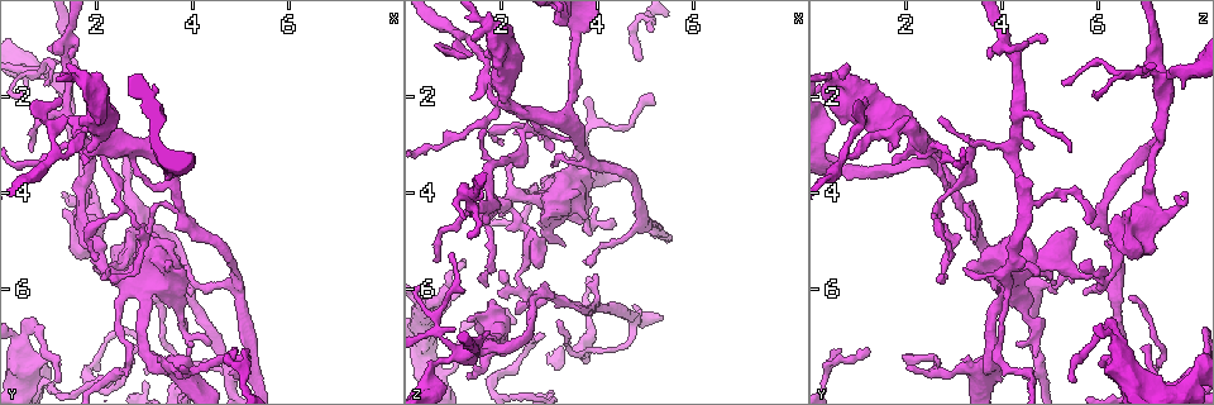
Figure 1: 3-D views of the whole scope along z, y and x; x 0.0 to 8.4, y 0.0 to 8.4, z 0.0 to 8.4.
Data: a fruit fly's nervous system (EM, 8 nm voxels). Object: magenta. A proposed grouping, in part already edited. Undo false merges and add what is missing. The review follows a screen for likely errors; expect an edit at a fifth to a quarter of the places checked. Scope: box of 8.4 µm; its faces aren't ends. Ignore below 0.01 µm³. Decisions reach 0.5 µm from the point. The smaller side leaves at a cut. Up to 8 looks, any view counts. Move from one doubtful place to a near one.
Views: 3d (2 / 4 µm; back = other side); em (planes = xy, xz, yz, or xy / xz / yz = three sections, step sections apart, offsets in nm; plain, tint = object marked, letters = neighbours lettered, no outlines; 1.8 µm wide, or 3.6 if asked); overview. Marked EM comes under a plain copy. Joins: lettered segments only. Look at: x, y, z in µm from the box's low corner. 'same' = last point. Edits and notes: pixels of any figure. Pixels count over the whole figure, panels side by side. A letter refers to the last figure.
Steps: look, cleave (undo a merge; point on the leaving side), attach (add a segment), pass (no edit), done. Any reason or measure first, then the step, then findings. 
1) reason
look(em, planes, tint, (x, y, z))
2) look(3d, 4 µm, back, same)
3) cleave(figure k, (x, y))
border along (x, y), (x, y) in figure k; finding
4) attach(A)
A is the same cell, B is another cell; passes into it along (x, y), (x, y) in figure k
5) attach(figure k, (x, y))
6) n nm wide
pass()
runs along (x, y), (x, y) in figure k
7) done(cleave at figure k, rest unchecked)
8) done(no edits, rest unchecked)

free end
look(em, xy, step 8, tint, (3.25, 7.50, 3.20))

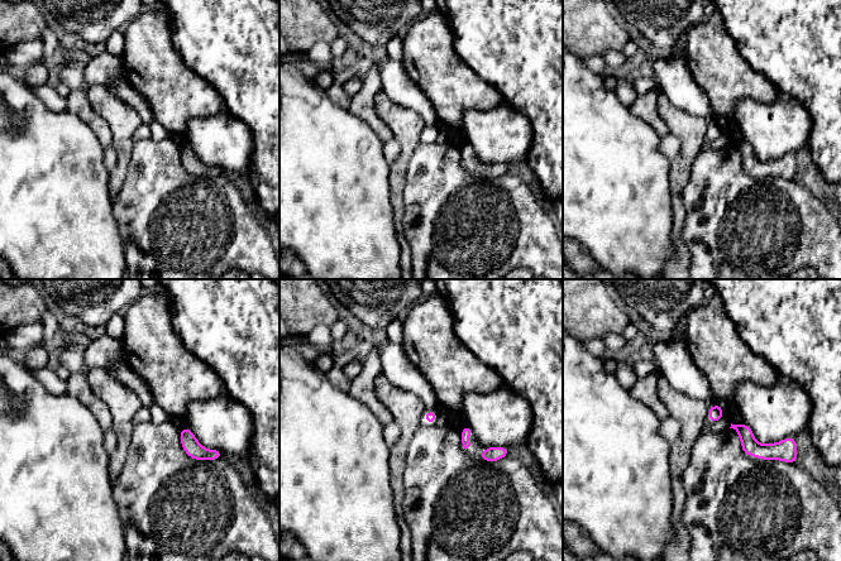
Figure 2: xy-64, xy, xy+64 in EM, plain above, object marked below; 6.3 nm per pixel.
another direction
look(em, planes, letters, same)

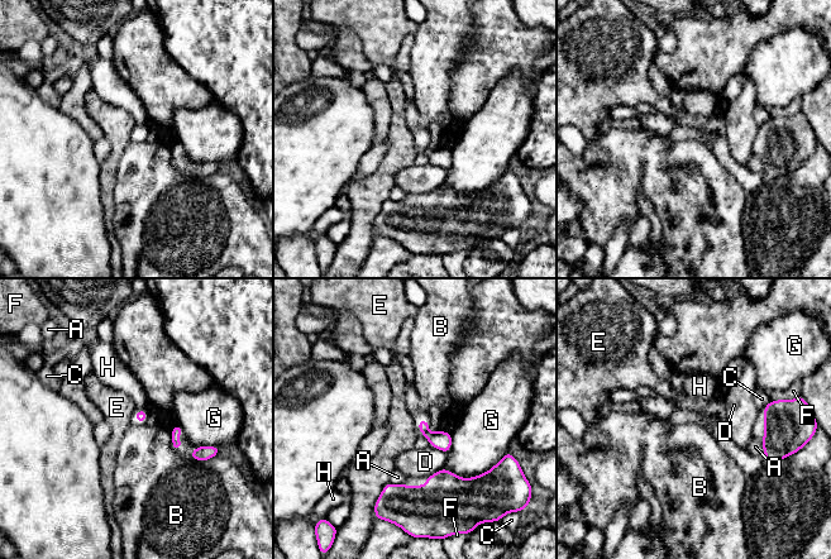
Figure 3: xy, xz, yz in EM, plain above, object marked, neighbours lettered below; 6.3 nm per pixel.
pass()
A, B, C, D, E, F, G and H are other cells; border along (388, 482), (377, 500) in figure 3; no lettered segment goes on from it

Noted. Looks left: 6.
branch stops here
look(em, planes, letters, (5.15, 7.40, 1.95))

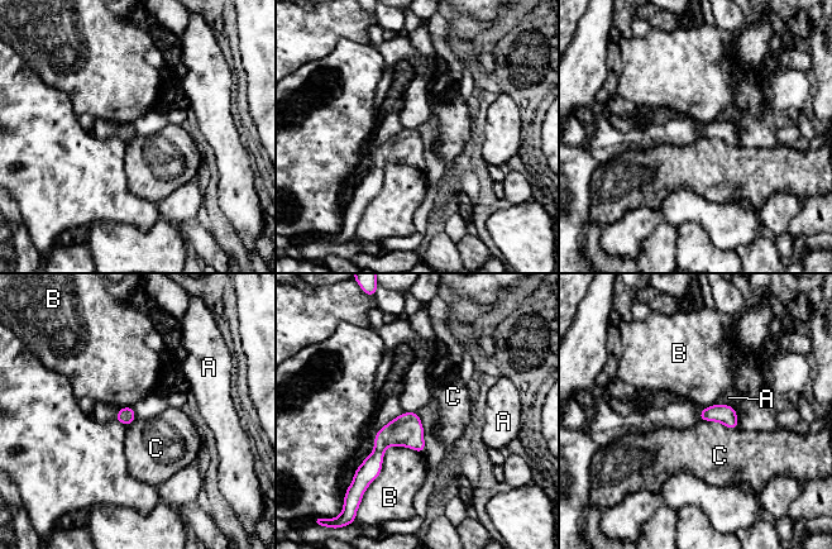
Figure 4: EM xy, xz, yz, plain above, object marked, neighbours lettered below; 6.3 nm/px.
pass()
A, B and C are other cells; border along (699, 418), (737, 426) in figure 4; none of them fits

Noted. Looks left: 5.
calibre changes
look(em, 3.6 µm, planes, letters, (1.85, 2.65, 1.55))

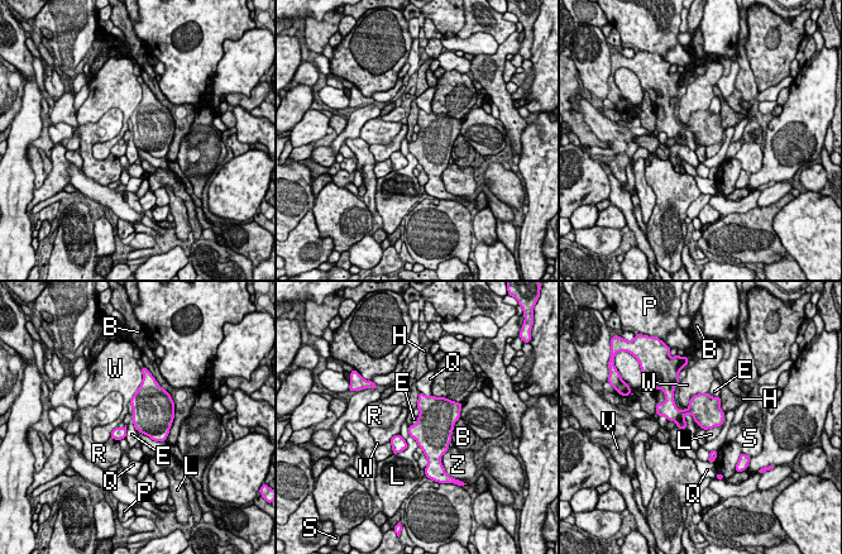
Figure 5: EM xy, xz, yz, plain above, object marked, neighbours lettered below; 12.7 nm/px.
360 nm wide
pass()
B, E, H, L, P, Q, R, S, V, W and Z are other cells; border along (129, 402), (133, 426), (137, 431) in figure 5; continuous, no second neuron

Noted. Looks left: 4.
done(no edits, rest unchecked)

